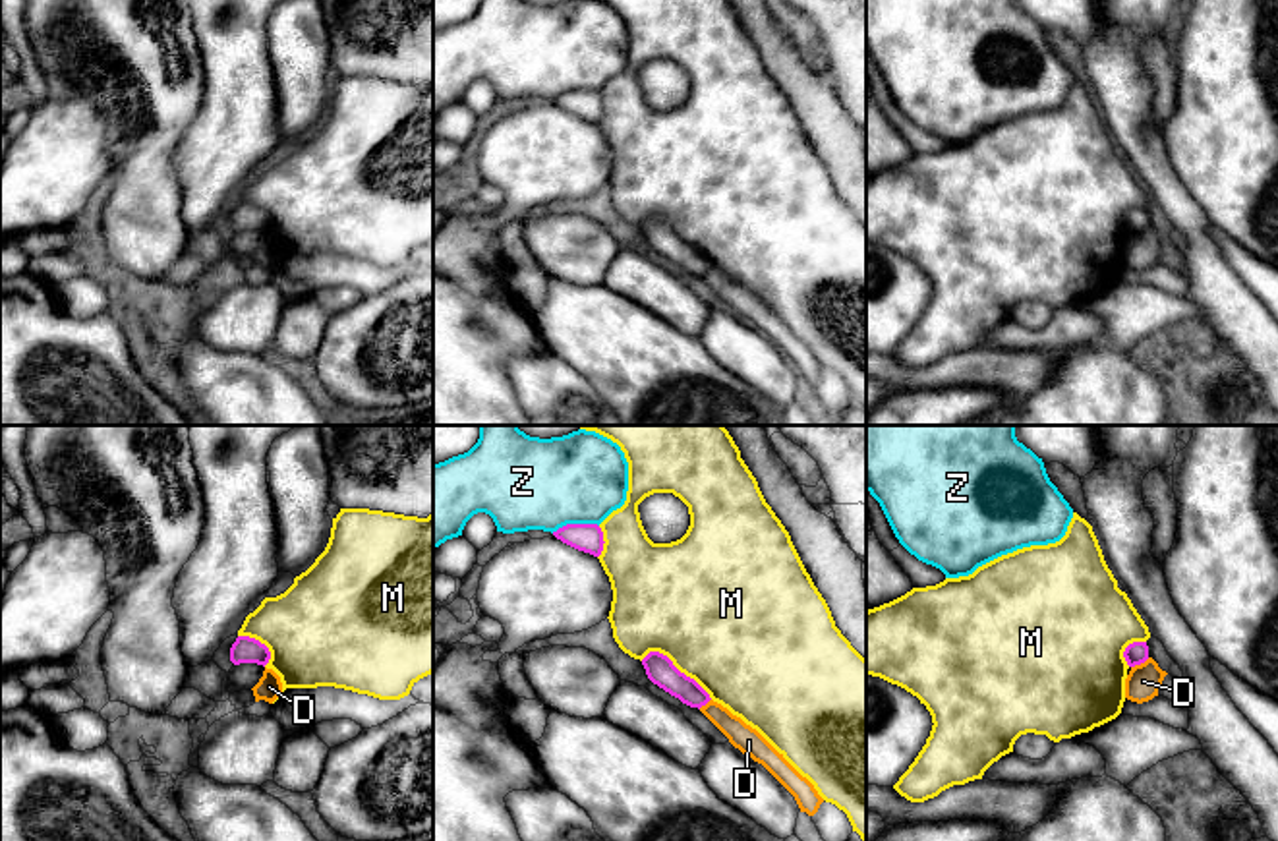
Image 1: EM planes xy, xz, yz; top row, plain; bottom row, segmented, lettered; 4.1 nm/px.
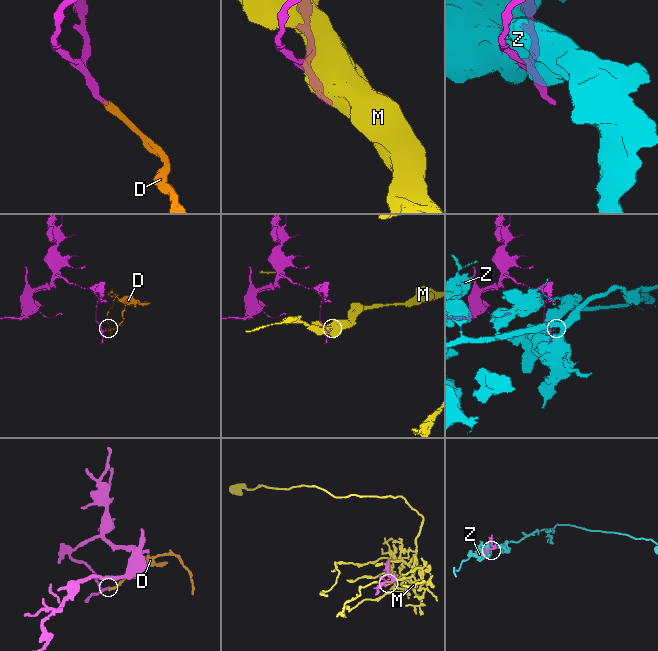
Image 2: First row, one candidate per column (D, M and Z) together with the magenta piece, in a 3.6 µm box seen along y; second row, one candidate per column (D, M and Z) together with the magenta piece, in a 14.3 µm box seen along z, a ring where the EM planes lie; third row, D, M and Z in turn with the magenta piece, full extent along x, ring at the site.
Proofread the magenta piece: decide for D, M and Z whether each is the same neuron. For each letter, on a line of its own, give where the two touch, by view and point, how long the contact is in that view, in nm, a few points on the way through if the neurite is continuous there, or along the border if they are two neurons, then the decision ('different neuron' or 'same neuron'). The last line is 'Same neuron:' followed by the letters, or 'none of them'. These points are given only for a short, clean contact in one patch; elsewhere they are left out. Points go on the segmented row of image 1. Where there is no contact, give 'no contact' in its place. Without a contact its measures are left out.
D: contact yz (1139, 664); length 90 nm; border yz (1149, 658), (1132, 667); different neuron
M: contact xz (675, 667); length 340 nm; different neuron
Z: contact xz (575, 524); length 200 nm; different neuron
Same neuron: none of them

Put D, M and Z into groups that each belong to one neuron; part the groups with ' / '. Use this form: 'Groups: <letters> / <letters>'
Groups: D / M / Z

